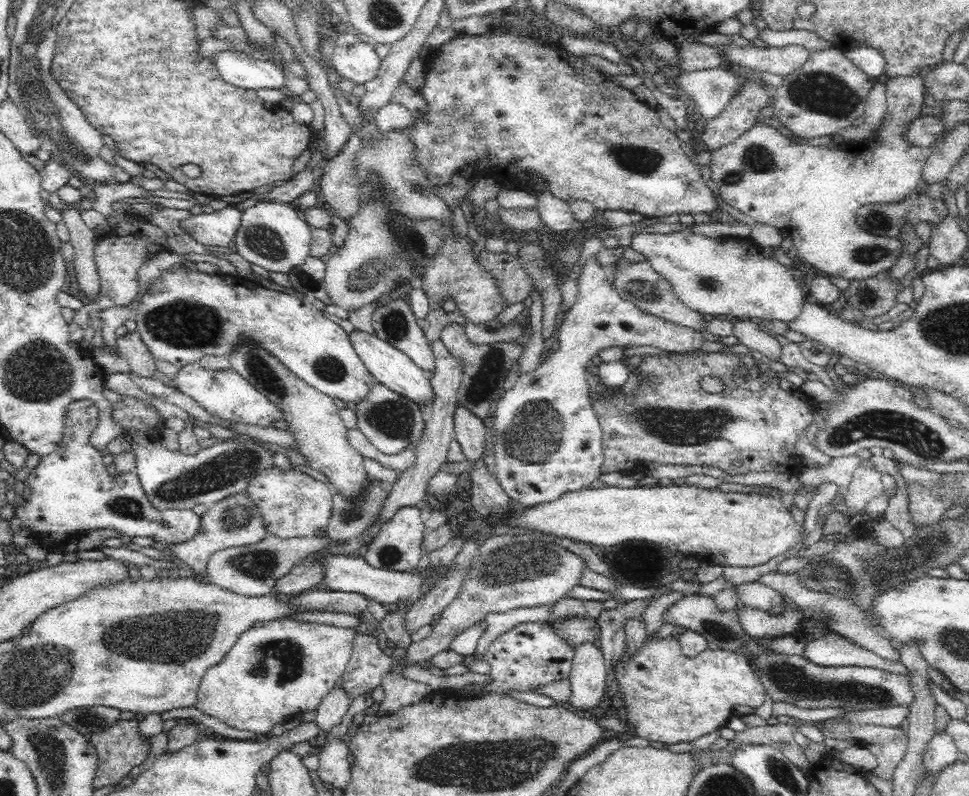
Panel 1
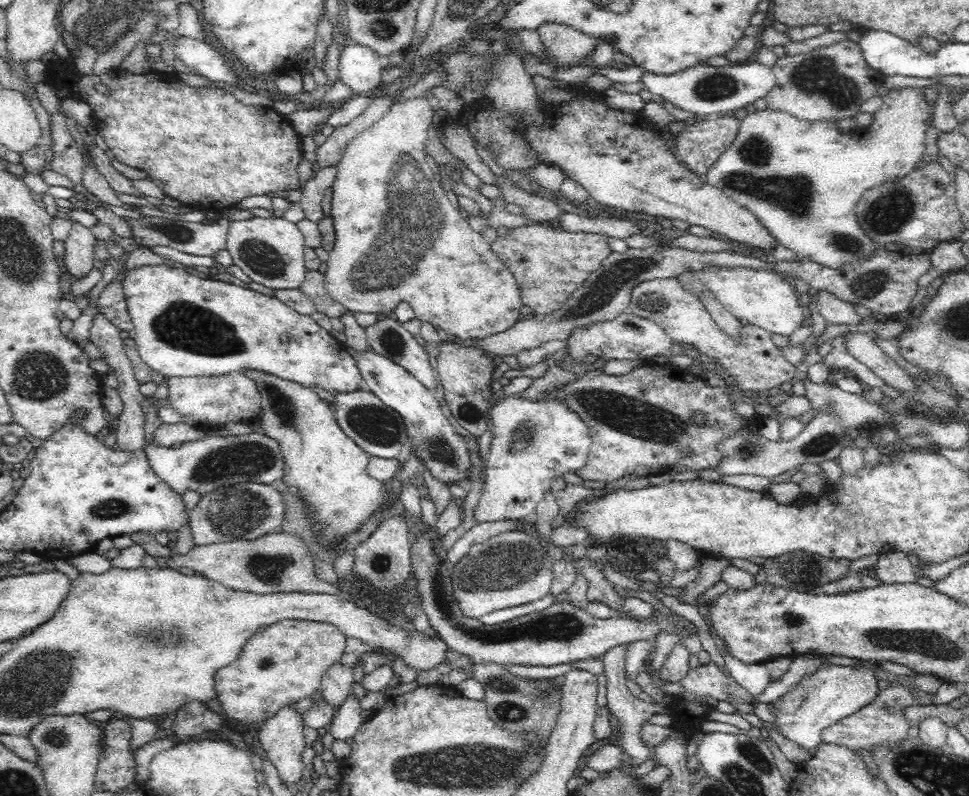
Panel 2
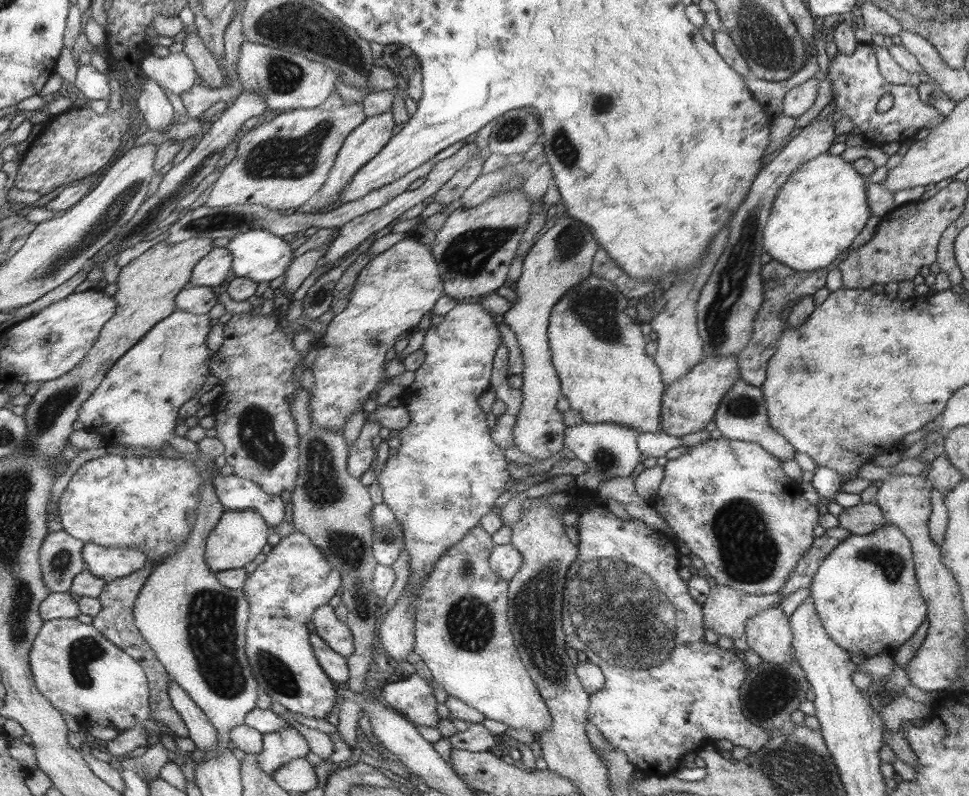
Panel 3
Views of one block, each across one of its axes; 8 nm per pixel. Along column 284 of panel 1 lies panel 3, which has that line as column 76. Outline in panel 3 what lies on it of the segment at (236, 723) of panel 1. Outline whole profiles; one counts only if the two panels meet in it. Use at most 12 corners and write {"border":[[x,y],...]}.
{"border":[[46,621],[40,690],[86,727],[150,718],[146,673],[94,624]]}

